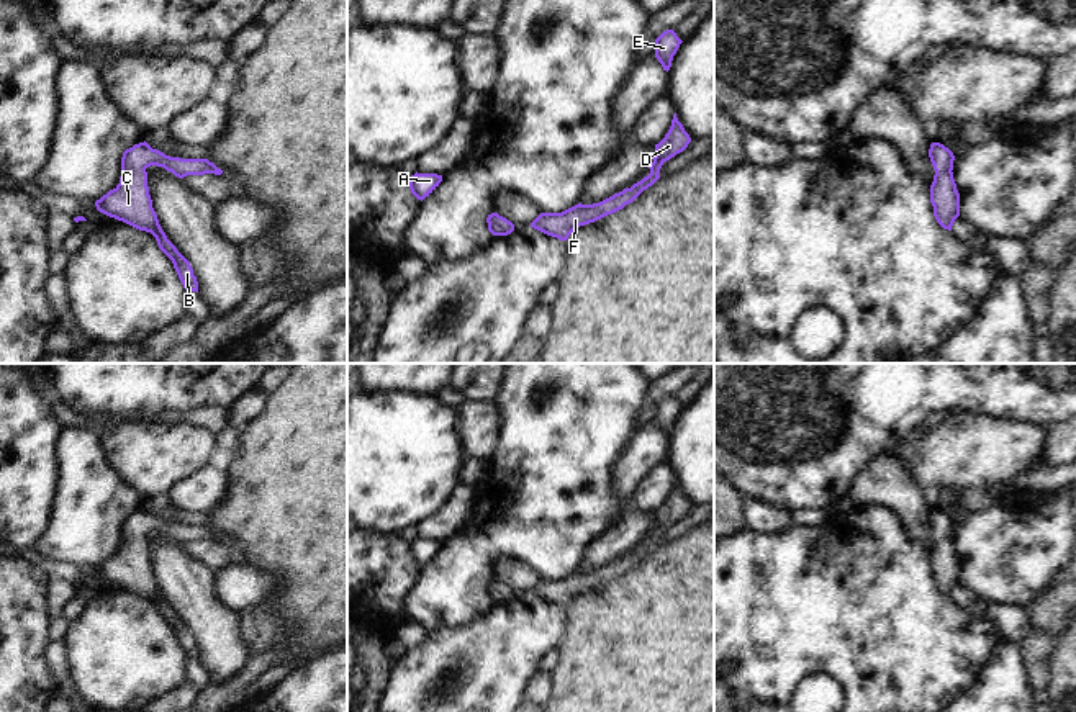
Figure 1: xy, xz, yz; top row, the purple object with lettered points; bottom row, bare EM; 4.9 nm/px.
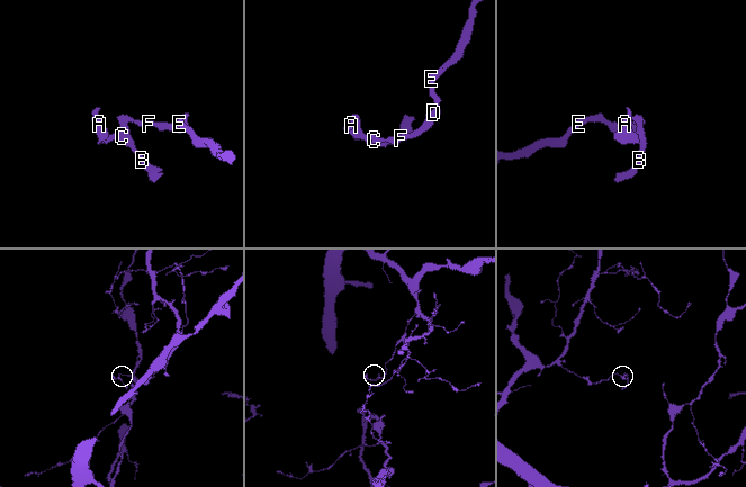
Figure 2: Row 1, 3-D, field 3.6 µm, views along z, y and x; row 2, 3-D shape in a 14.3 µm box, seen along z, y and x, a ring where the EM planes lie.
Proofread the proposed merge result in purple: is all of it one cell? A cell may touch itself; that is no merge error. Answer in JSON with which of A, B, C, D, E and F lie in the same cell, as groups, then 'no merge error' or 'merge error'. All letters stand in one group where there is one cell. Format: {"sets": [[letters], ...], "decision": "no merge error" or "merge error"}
{"sets": [["A", "B", "C", "D", "E", "F"]], "decision": "no merge error"}

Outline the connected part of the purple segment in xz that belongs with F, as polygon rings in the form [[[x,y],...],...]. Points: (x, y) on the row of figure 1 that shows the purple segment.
[[[675,113],[668,133],[658,144],[655,144],[655,157],[653,162],[649,165],[650,173],[647,177],[634,183],[631,188],[624,188],[622,192],[614,193],[613,196],[599,203],[578,203],[562,213],[540,213],[531,223],[531,228],[560,241],[567,241],[576,228],[595,223],[632,203],[644,190],[652,187],[660,178],[658,173],[662,165],[676,154],[683,152],[689,142],[691,137],[685,131]]]

